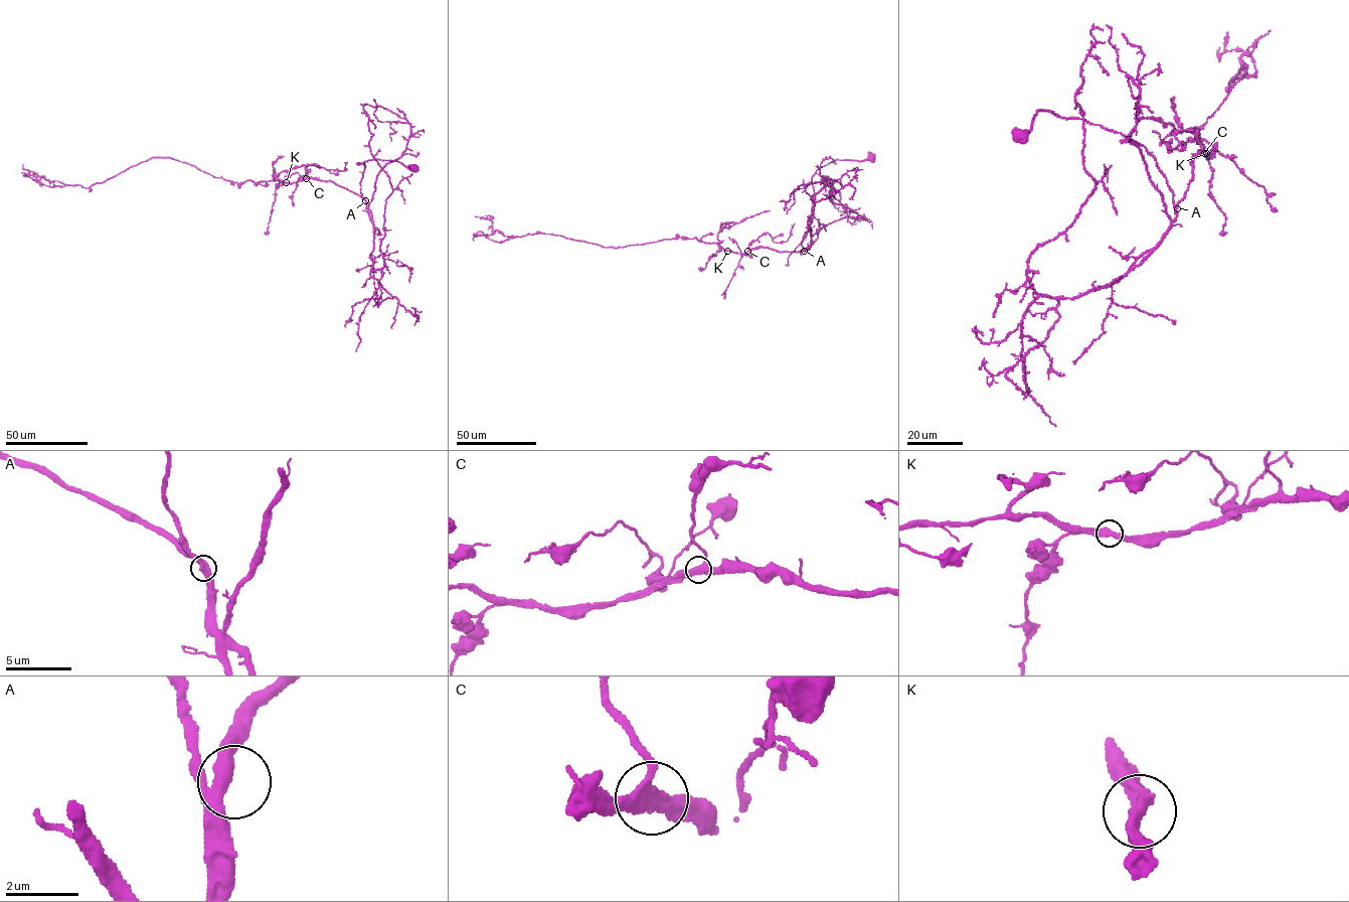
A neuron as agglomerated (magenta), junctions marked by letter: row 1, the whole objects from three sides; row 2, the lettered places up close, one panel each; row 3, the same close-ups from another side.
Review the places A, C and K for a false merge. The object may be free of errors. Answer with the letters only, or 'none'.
none

